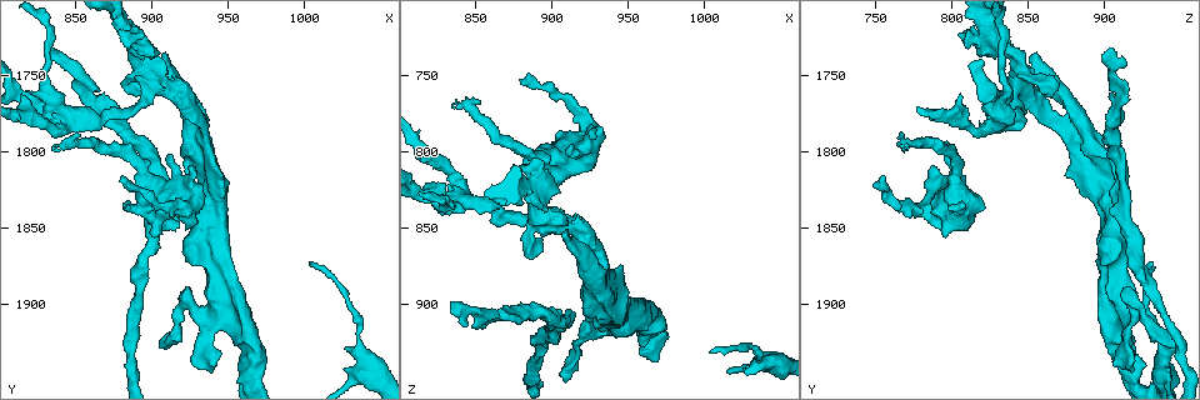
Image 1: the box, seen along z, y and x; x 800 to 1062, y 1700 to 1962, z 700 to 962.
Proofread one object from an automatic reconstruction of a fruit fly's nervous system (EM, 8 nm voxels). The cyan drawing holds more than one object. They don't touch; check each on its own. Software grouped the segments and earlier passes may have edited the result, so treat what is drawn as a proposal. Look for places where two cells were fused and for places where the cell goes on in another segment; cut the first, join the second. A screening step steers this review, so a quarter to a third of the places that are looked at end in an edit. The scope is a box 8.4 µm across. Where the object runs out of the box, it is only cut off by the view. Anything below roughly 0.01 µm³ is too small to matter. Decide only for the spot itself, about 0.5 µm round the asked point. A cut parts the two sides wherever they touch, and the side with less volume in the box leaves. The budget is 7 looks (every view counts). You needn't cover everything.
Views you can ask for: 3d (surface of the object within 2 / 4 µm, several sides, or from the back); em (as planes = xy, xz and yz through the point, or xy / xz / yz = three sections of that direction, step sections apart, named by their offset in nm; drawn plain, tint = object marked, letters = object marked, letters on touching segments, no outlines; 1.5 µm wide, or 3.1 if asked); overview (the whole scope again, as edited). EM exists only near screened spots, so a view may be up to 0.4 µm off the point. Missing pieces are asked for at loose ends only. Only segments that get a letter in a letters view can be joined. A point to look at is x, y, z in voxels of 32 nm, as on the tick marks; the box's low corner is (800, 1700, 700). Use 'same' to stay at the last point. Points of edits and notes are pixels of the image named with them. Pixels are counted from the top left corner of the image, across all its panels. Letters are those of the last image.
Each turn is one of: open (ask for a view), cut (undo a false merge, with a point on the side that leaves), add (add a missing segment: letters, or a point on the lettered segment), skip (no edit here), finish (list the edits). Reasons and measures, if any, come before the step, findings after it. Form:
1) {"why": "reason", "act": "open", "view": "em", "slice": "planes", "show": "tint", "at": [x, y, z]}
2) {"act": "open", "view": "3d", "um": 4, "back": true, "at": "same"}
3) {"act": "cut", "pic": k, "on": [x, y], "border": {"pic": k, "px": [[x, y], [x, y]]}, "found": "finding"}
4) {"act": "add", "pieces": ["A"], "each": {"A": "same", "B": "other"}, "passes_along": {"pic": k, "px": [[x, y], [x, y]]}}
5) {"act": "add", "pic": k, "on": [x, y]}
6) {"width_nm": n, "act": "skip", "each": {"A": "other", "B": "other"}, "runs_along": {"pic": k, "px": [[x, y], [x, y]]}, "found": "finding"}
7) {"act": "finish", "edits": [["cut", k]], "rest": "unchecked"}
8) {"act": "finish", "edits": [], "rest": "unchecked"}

{"why": "end of a long branch", "act": "open", "view": "3d", "um": 2, "at": [838, 1794, 768]}

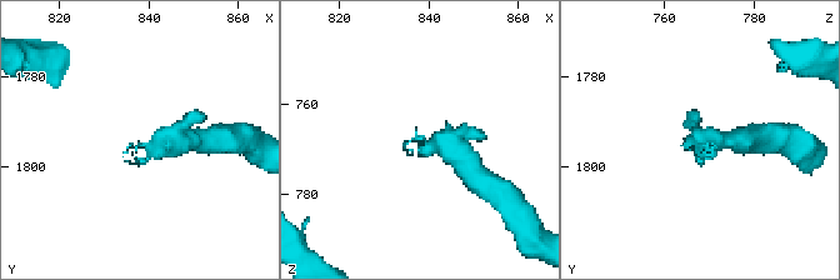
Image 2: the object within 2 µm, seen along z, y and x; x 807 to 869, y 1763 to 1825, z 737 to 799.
{"act": "open", "view": "em", "slice": "xz", "step": 4, "show": "letters", "at": [836, 1795, 767]}

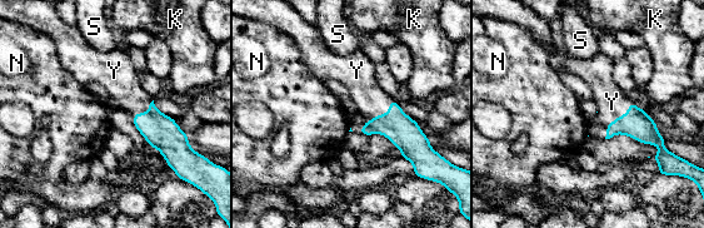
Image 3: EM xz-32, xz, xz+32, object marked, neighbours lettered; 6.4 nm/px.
{"act": "add", "pieces": ["Y"], "each": {"K": "other", "N": "other", "S": "other", "Y": "same"}, "passes_along": {"pic": 3, "px": [[635, 123], [615, 119], [612, 102]]}, "found": "the cell continues"}

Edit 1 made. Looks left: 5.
{"why": "thin end", "act": "open", "view": "3d", "um": 2, "at": [1006, 1872, 930]}

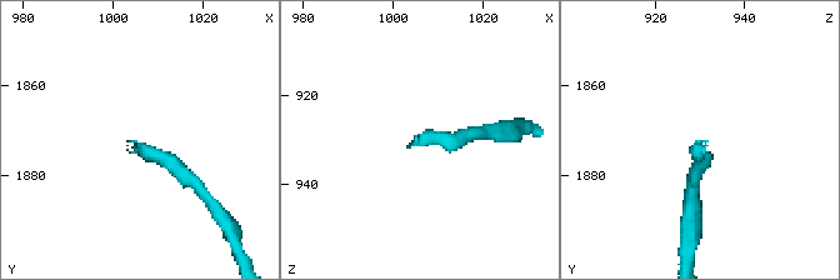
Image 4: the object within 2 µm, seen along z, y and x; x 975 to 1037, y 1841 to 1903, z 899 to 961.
{"act": "open", "view": "em", "slice": "yz", "step": 8, "show": "letters", "at": [1005, 1872, 931]}

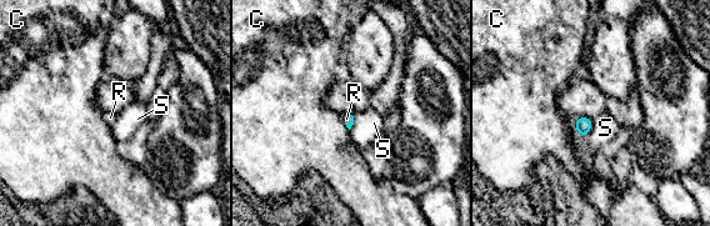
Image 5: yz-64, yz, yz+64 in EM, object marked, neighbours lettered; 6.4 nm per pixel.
{"why": "cut it another way", "act": "open", "view": "em", "slice": "planes", "show": "letters", "at": "same"}

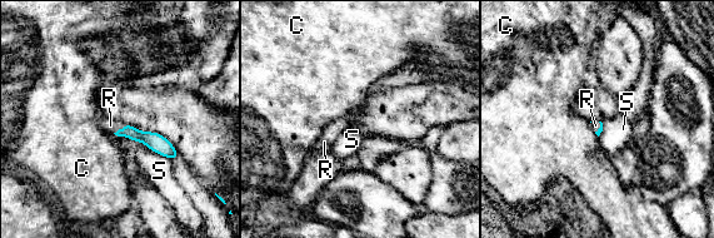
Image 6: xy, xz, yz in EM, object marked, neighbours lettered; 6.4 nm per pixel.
{"act": "add", "pieces": ["R"], "each": {"C": "other", "R": "same", "S": "other"}, "passes_along": {"pic": 6, "px": [[155, 142], [119, 129], [110, 125]]}, "found": "it goes on there"}

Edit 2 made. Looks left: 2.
{"act": "finish", "edits": [["add", 3], ["add", 6]], "rest": "unchecked"}

